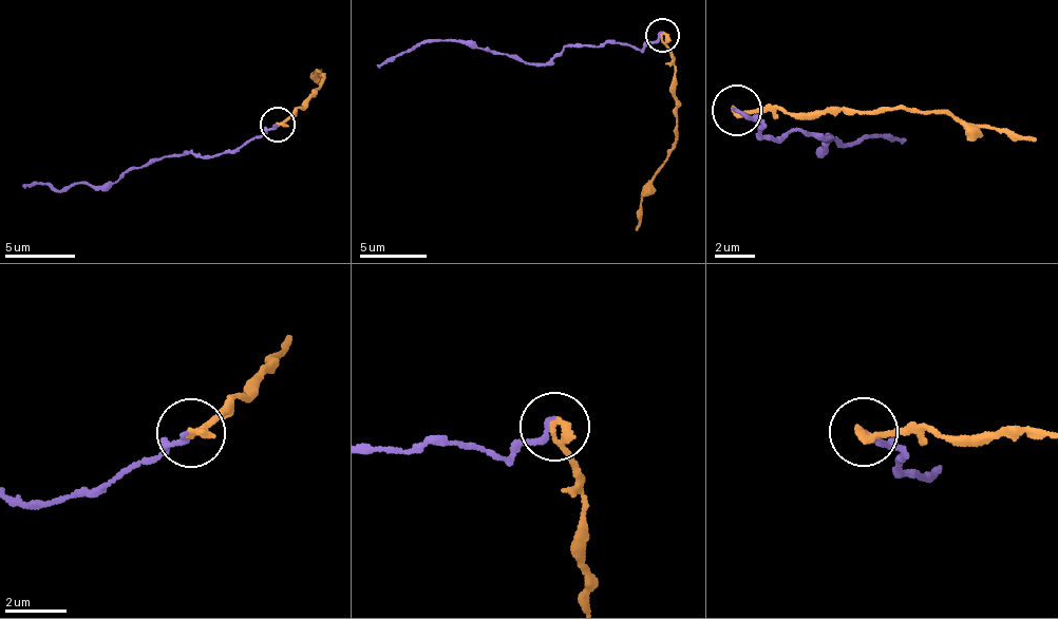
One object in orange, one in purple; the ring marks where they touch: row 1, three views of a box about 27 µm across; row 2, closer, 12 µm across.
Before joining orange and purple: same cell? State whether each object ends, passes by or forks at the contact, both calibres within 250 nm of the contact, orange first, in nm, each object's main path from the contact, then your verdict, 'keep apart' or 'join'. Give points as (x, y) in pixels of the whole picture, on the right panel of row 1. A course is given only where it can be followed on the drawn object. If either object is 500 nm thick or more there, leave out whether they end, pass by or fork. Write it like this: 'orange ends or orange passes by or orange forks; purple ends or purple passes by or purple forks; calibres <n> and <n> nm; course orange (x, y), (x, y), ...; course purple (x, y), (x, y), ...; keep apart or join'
orange ends; purple ends; calibres 280 and 200 nm; course orange (736, 111), (902, 108), (1036, 138); course purple (736, 111), (777, 141), (806, 130), (825, 142), (832, 134), (819, 151), (836, 135), (904, 136); keep apart

